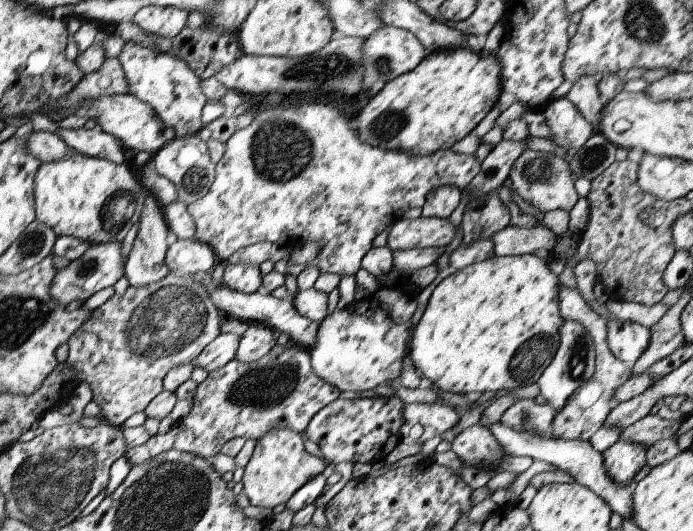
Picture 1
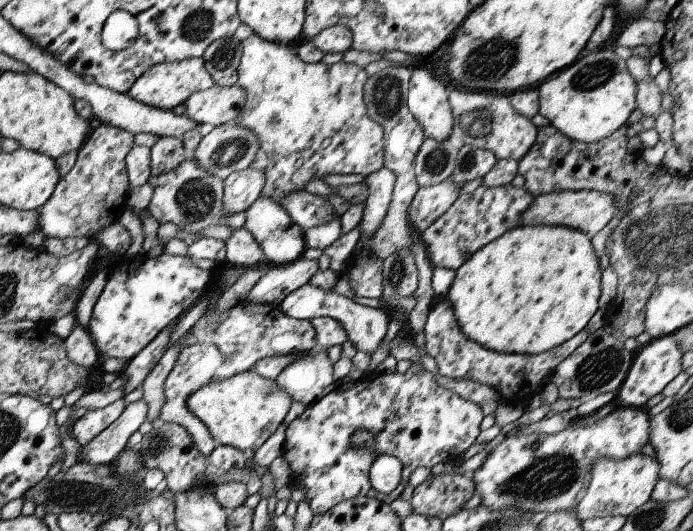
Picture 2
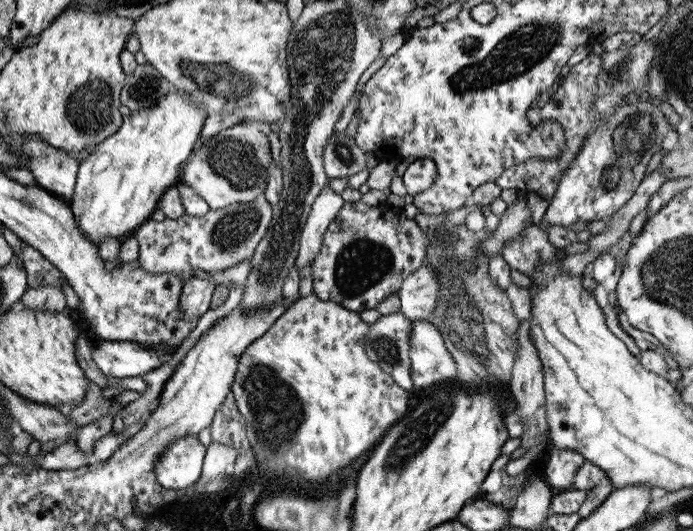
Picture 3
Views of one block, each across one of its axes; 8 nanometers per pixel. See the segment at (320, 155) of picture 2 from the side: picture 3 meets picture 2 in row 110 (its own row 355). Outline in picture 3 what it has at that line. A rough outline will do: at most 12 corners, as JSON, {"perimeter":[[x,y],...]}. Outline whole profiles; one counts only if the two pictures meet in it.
{"perimeter":[[313,293],[237,359],[258,468],[309,488],[407,410]]}

